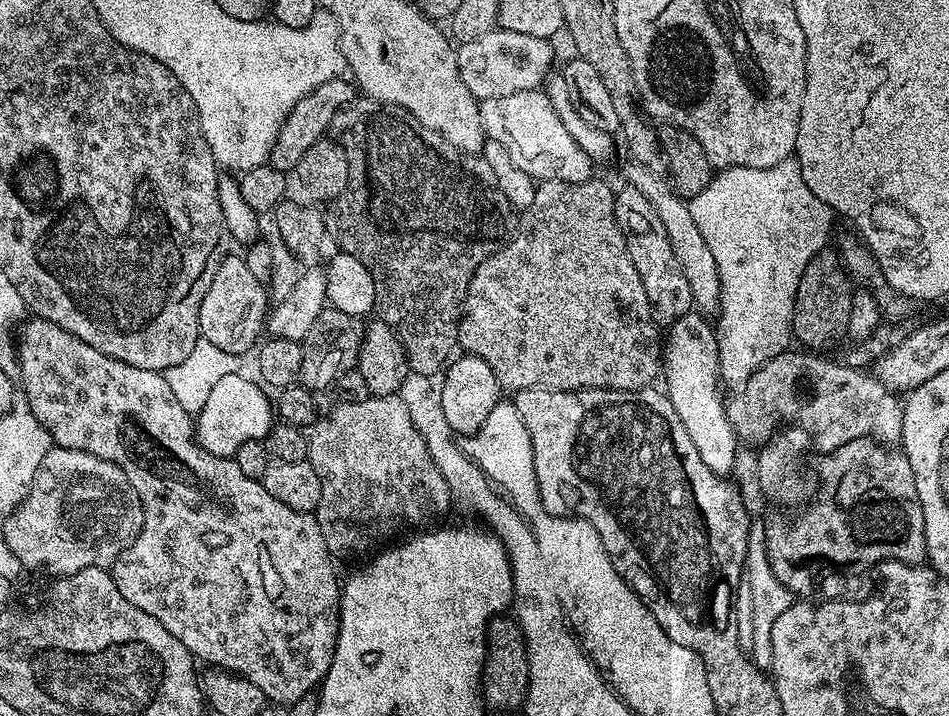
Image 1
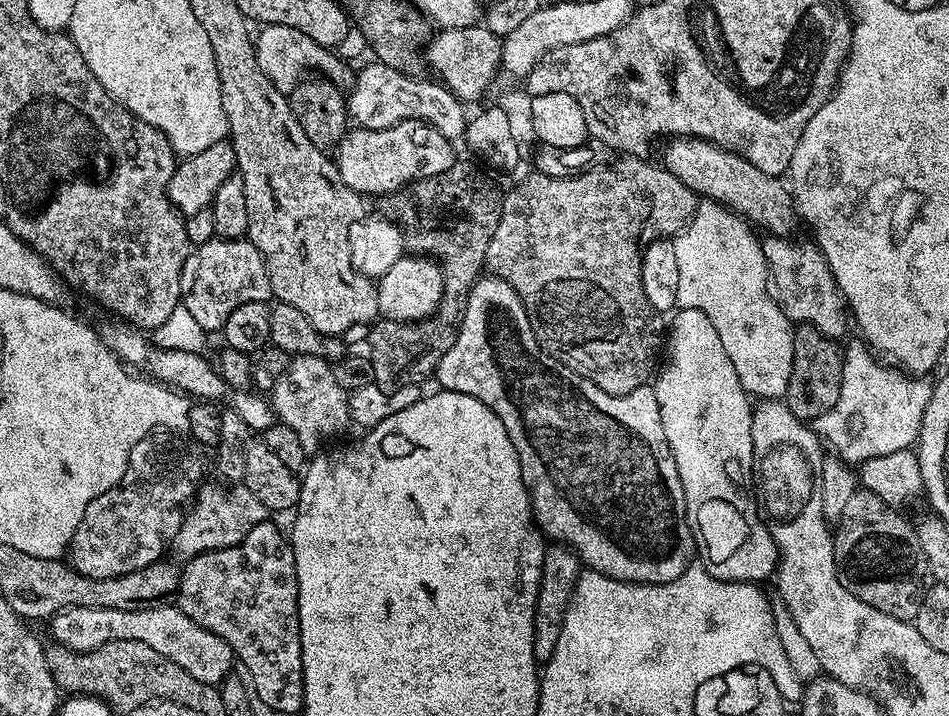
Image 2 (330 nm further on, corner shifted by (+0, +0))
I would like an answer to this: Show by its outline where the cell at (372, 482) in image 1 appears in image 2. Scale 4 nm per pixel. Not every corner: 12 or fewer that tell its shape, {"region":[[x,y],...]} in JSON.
{"region":[[320,356],[272,388],[277,421],[312,454],[349,423],[349,393]]}

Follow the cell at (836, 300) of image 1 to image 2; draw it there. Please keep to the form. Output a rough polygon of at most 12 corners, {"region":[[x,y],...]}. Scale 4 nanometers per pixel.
{"region":[[808,324],[795,329],[786,403],[811,422],[834,410],[844,353]]}

